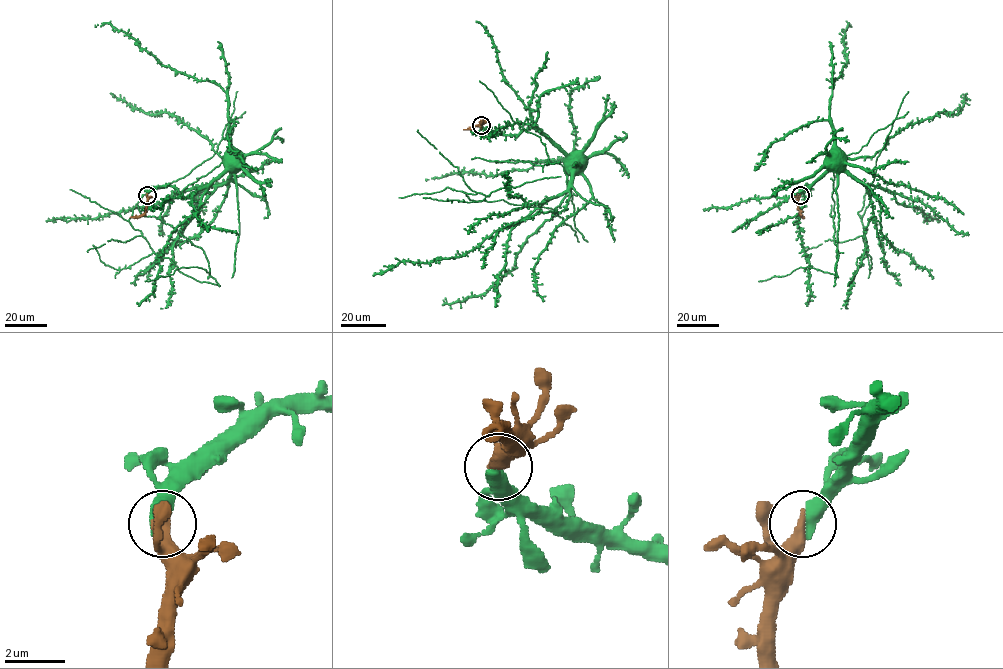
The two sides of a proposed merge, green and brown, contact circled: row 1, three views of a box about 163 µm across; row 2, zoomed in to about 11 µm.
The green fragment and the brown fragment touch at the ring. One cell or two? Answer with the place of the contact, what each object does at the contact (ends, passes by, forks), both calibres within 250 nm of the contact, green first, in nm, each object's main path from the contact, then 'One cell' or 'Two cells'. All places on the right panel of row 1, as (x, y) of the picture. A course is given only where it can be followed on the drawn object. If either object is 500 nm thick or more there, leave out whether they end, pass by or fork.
Place: (800, 195). Thickness 550 nm (green) against 360 nm. Course of green: (800, 195), (808, 185), (809, 195), (805, 196), (804, 190), (828, 169), (824, 161), (828, 162). Course of brown: (800, 195), (798, 208), (804, 217). One cell

